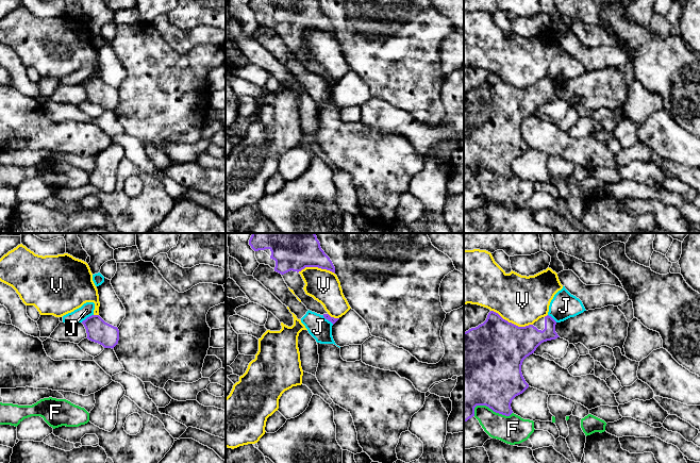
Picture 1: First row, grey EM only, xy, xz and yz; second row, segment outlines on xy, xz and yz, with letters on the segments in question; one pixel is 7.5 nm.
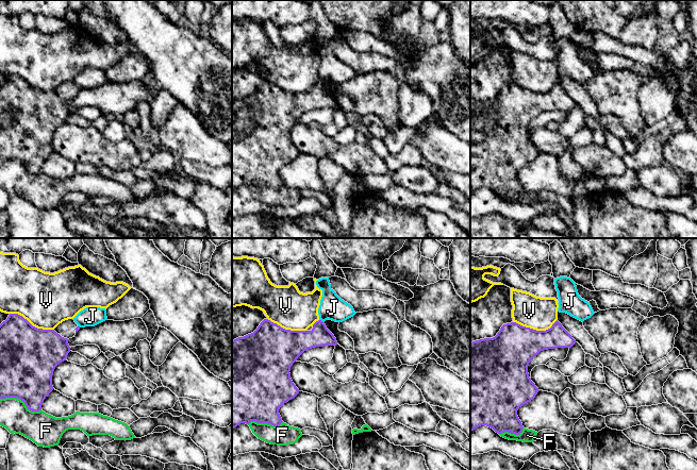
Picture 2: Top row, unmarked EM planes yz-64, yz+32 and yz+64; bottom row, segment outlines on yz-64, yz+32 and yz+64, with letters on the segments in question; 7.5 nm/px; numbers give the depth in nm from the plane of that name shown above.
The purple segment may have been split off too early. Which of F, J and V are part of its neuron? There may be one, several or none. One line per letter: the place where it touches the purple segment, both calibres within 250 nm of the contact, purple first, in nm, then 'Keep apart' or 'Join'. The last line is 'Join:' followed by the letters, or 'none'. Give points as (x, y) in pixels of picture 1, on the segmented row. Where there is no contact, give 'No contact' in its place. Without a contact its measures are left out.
F: Touches purple at yz (493, 410). Thickness 440 nm (purple) against 220 nm. Keep apart
J: Touches purple at xy (87, 317). Thickness 170 nm (purple) against 100 nm. Keep apart
V: Touches purple at yz (511, 323). Thickness 460 nm (purple) against 380 nm. Keep apart
Join: none

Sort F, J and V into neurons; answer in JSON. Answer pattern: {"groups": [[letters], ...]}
{"groups": [["F"], ["J"], ["V"]]}

